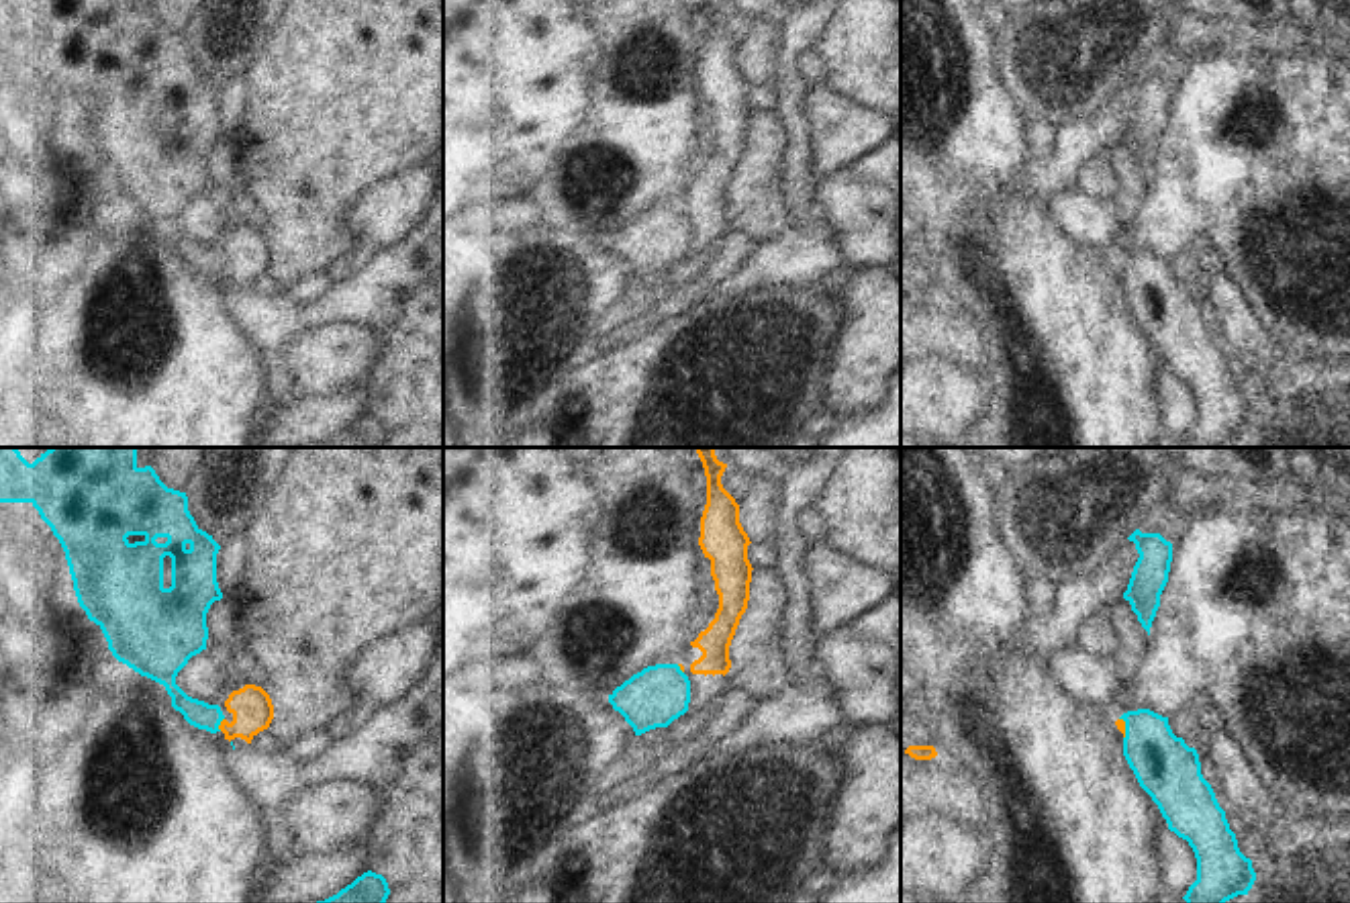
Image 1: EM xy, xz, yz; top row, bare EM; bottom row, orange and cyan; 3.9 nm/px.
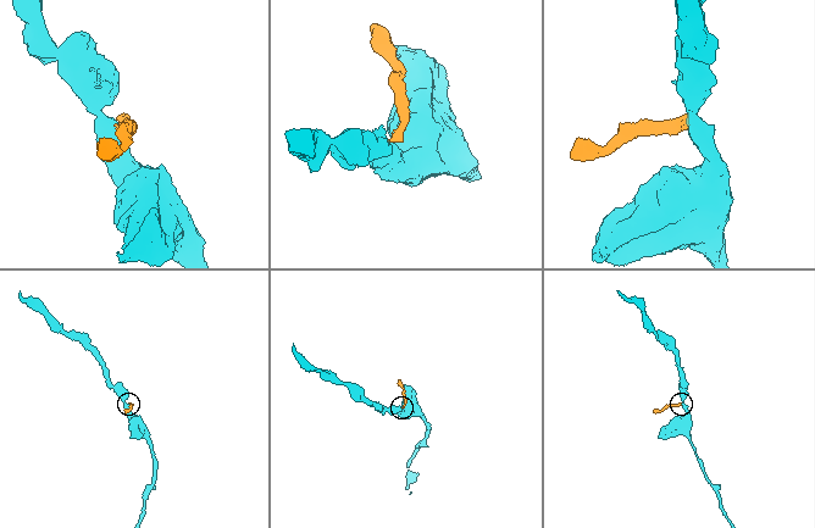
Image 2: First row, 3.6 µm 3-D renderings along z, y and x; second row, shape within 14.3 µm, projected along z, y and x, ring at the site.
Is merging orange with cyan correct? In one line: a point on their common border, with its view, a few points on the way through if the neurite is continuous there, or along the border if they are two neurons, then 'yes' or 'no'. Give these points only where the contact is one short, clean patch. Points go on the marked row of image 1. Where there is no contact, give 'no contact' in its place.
xy (221, 724) | along xy (223, 718), (219, 730) | no

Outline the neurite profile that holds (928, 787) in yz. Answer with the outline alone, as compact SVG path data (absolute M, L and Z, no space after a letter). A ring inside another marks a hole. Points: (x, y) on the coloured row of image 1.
M901 752L901 817L913 821L942 815L964 831L984 836L989 811L974 780L964 768L935 756L915 760Z

